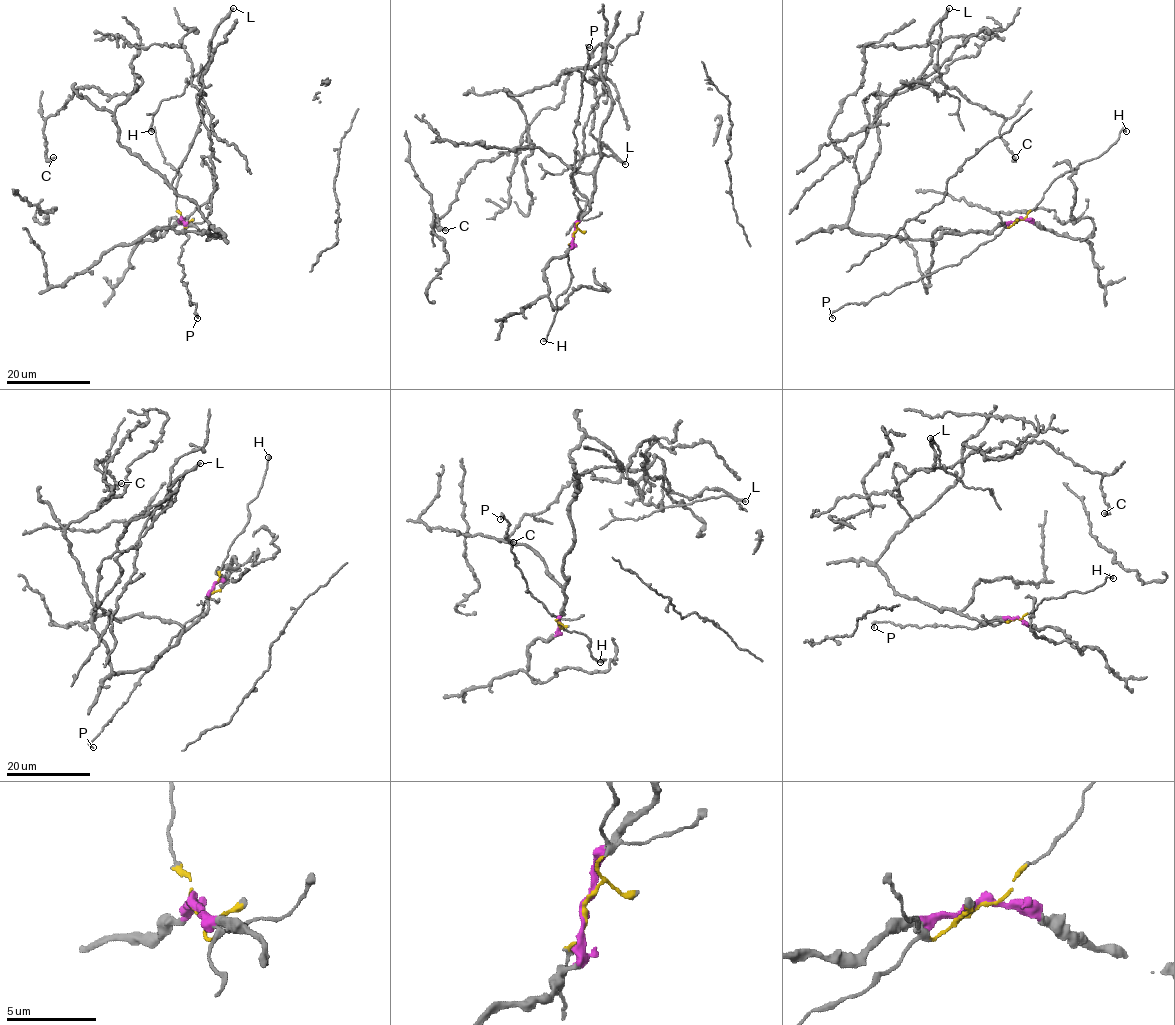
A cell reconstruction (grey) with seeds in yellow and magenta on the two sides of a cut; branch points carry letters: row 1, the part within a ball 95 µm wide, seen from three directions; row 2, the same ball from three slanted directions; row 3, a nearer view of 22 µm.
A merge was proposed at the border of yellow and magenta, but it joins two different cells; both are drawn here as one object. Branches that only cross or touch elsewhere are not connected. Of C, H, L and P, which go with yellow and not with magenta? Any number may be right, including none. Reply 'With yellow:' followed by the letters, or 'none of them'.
With yellow: H, P

